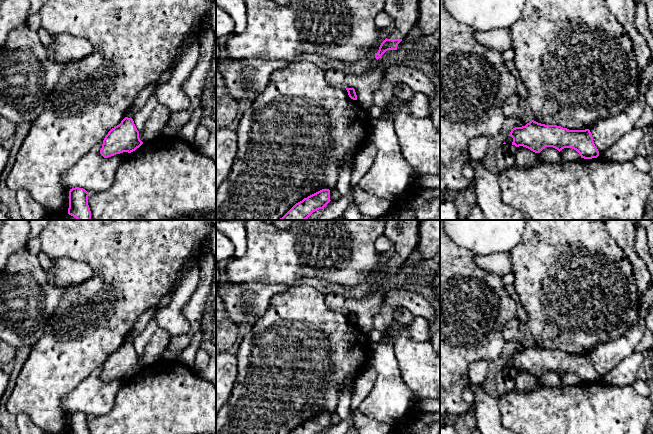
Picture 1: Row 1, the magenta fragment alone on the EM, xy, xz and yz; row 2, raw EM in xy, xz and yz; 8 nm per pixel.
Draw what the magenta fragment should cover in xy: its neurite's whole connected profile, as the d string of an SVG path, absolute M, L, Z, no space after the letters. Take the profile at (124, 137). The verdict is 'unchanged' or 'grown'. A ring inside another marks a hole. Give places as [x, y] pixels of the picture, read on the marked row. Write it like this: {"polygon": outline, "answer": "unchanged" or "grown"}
{"polygon": "M125 117L119 125L112 128L105 136L100 154L104 158L108 158L123 152L131 153L142 144L133 119Z", "answer": "unchanged"}

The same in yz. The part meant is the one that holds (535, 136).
{"polygon": "M531 120L525 126L511 129L508 136L513 138L512 145L526 147L535 153L540 153L545 147L553 147L559 152L564 148L572 148L584 159L599 156L589 129L569 130Z", "answer": "unchanged"}

